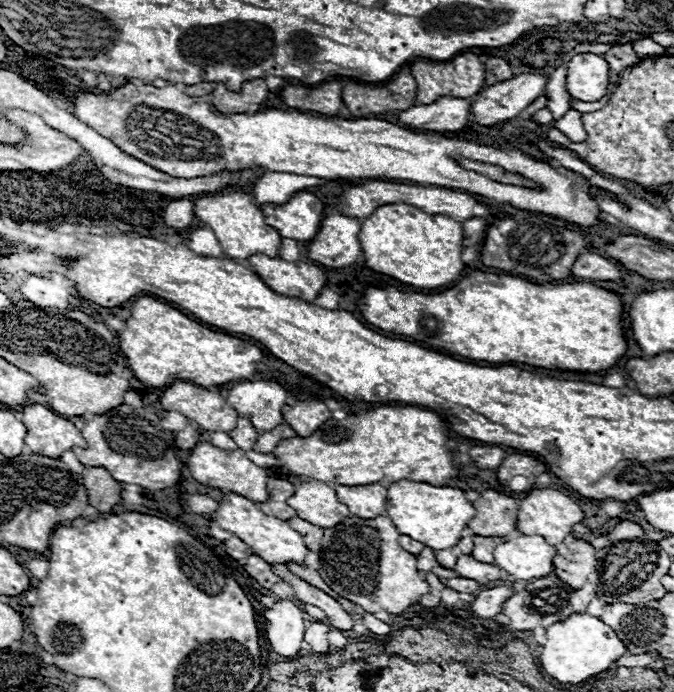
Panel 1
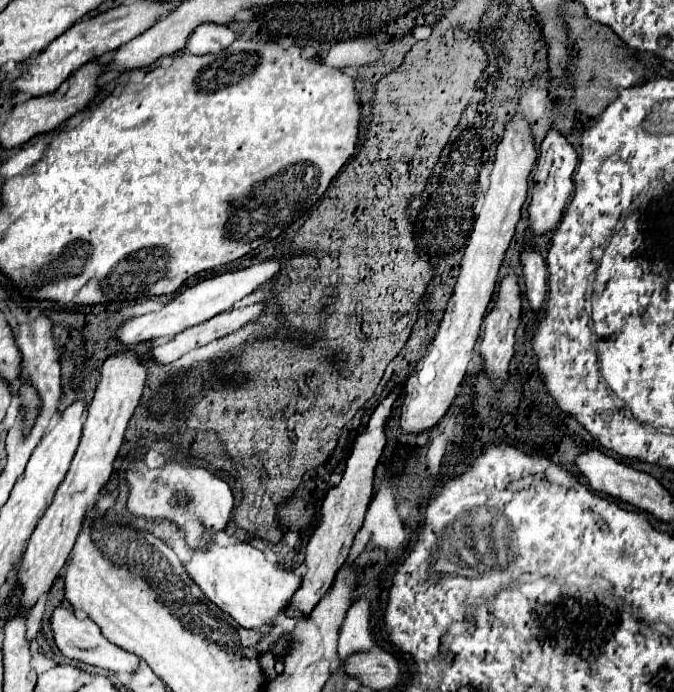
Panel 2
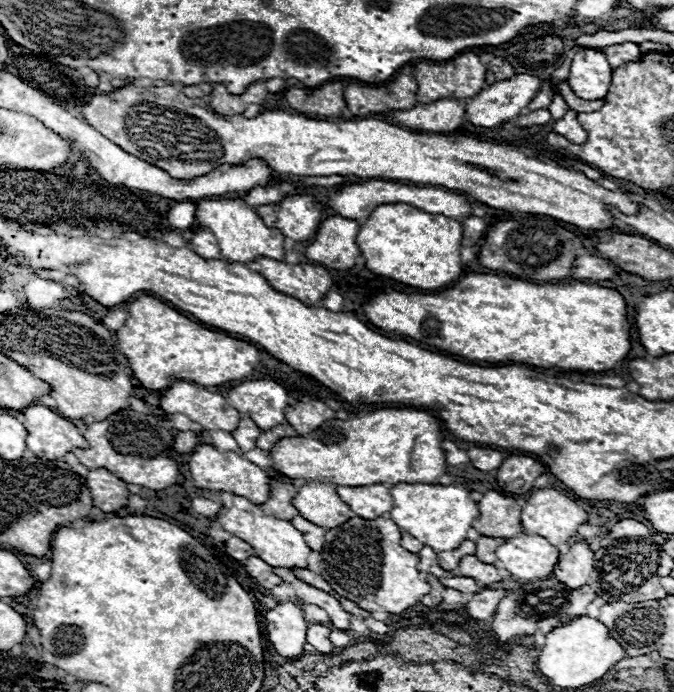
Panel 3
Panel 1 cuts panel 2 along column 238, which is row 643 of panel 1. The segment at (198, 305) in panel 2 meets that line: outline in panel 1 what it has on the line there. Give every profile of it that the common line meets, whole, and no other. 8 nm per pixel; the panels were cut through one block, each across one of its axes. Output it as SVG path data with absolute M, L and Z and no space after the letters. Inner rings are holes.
M278 600L272 608L266 608L262 616L272 650L286 658L296 656L304 640L304 612L290 600Z

